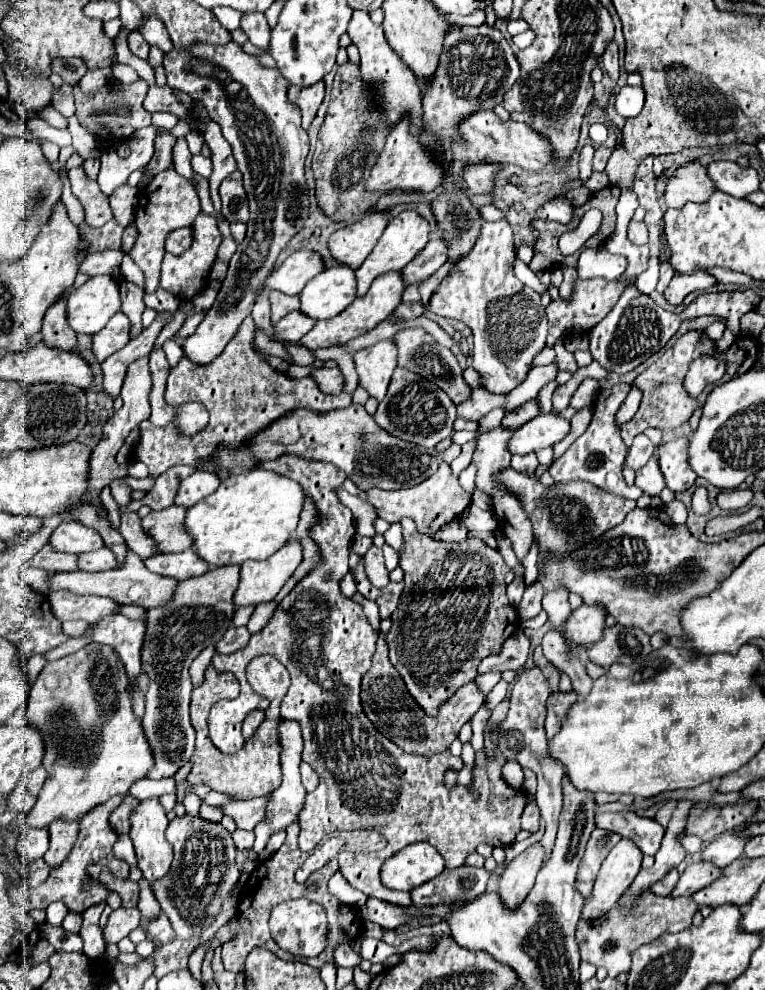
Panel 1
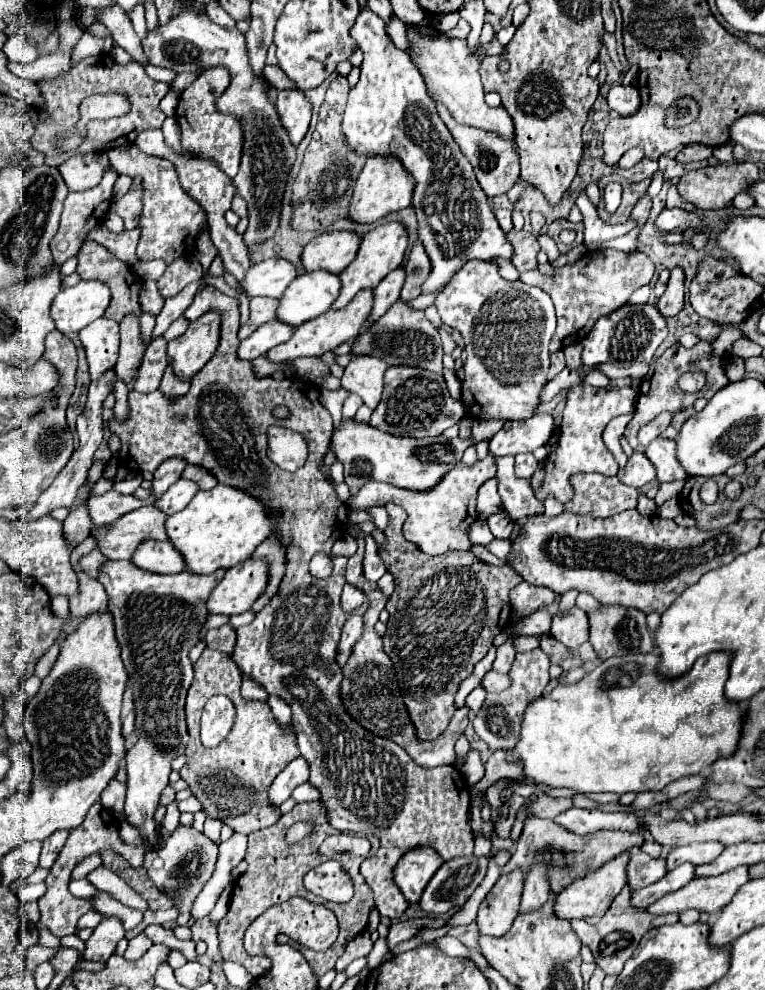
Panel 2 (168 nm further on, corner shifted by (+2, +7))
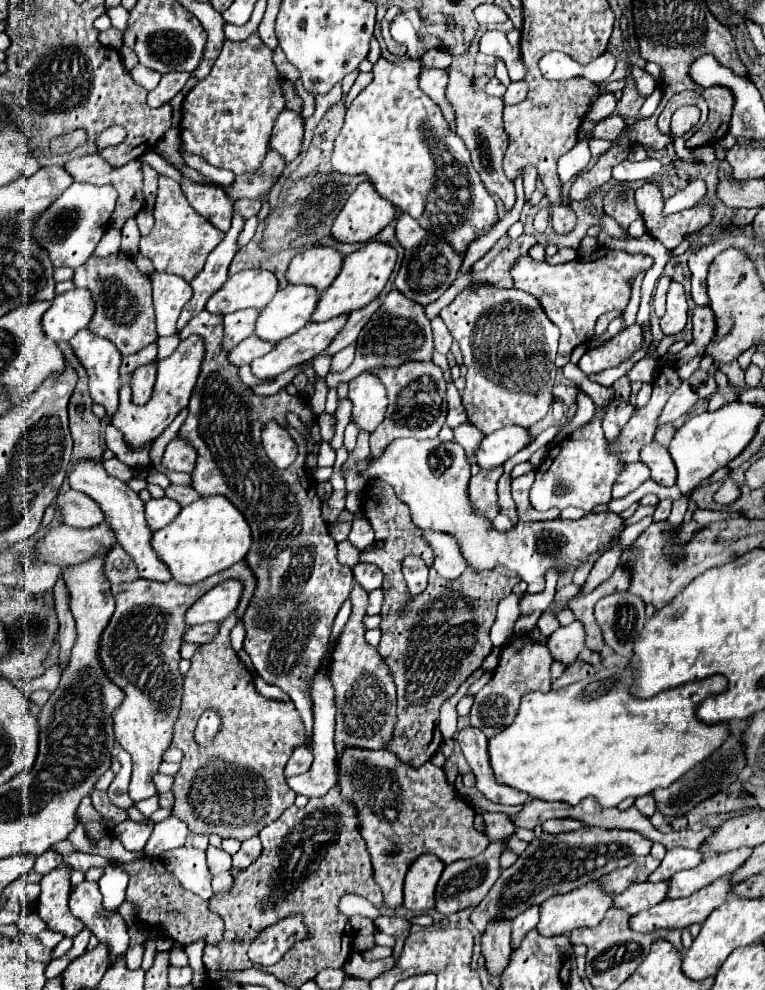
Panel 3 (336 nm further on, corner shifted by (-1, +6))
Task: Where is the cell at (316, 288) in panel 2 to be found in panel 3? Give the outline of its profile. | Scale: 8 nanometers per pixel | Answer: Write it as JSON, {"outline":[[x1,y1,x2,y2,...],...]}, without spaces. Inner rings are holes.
{"outline":[[287,285,259,313,253,333,263,341,279,343,309,323,317,301,317,289,309,285]]}

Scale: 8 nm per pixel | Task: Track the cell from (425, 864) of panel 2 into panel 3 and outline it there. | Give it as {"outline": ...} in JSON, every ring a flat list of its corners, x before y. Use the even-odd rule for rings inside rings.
{"outline":[[423,855,417,859,405,877,405,901,411,911,429,911,435,907,435,885,445,865,435,855]]}

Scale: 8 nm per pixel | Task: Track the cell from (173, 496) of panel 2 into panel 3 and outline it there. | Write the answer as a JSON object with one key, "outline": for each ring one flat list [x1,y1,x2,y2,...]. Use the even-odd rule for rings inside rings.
{"outline":[[151,499,149,503,145,503,145,519,151,531,157,531,165,525,169,525,177,515,179,515,181,507,177,501,173,499]]}

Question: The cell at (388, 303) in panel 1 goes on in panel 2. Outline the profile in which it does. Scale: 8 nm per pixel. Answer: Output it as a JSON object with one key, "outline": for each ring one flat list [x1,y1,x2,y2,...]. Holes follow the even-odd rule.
{"outline":[[360,290,360,294,356,294,356,298,346,308,328,310,326,314,300,324,288,342,274,346,266,356,276,364,298,358,298,356,322,356,326,350,334,350,342,342,354,340,356,334,360,334,360,328,368,322,370,310,372,310,372,290]]}

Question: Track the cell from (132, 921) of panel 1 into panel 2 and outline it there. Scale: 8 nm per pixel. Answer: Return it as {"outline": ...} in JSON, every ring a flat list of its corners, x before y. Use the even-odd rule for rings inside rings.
{"outline":[[102,918,102,922,94,928,92,936,86,940,86,950,82,958,86,960,108,960,114,950,116,942,124,938,124,926,120,926,118,918]]}

